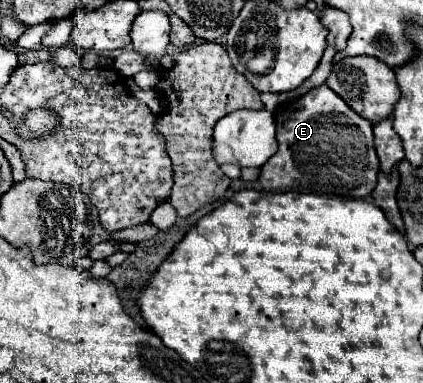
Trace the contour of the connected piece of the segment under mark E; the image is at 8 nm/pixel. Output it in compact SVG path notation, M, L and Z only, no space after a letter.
M327 85L313 87L291 103L275 109L279 151L263 165L259 185L271 189L305 189L325 197L367 197L377 185L379 159L373 145L373 125L359 117Z

